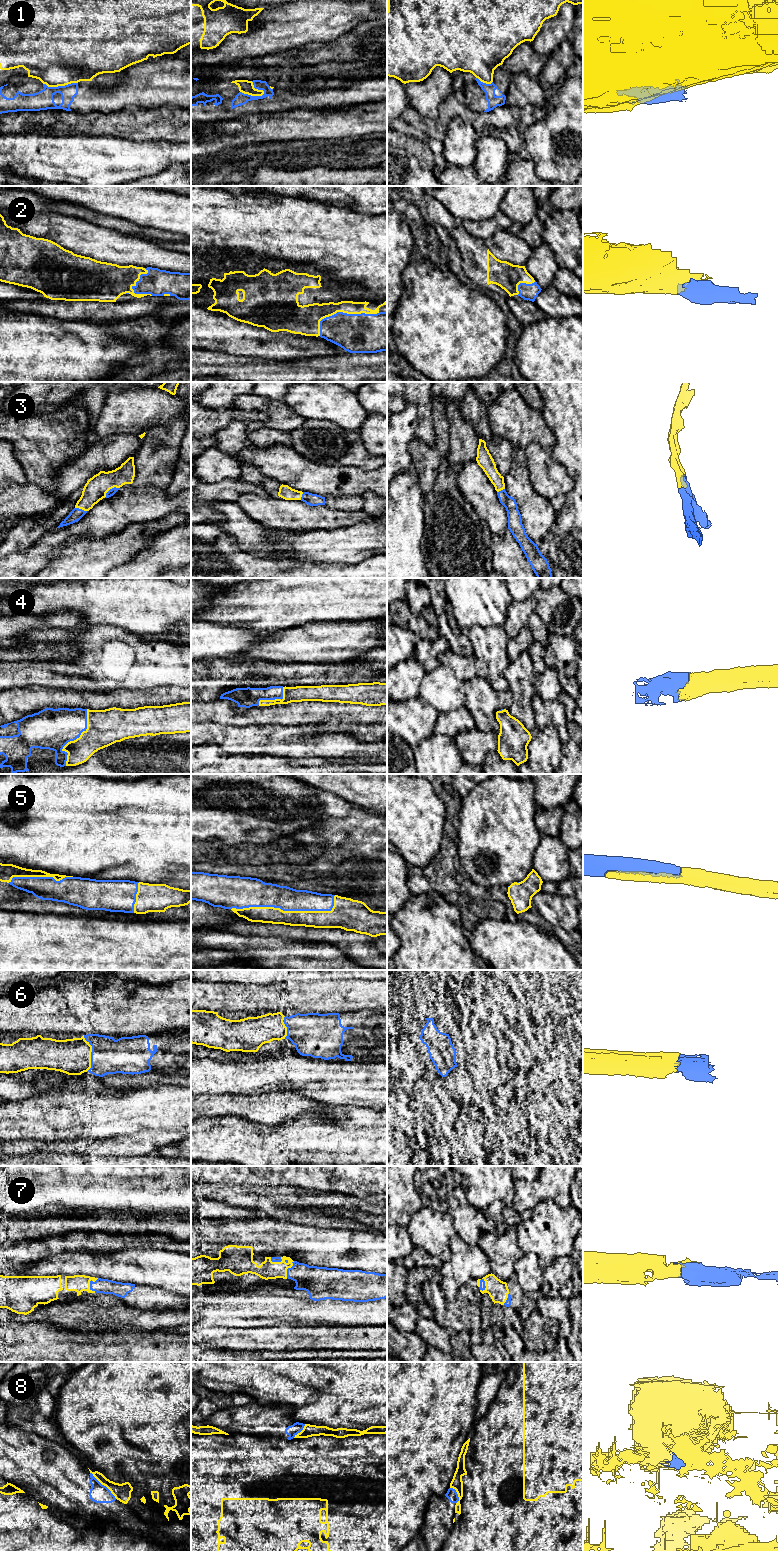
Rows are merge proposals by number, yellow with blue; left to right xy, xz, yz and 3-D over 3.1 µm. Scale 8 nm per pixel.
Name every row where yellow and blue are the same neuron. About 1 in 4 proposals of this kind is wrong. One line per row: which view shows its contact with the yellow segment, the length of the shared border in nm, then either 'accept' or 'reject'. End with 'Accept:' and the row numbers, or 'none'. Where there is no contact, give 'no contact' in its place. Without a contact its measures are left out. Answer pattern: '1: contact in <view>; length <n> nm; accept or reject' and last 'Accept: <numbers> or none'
1: contact in xz; length 200 nm; reject
2: contact in xz; length 500 nm; accept
3: contact in xy; length 150 nm; accept
4: contact in xy; length 480 nm; accept
5: contact in xz; length 850 nm; accept
6: contact in xy; length 300 nm; accept
7: contact in xy; length 120 nm; accept
8: contact in xy; length 300 nm; reject
Accept: 2, 3, 4, 5, 6, 7

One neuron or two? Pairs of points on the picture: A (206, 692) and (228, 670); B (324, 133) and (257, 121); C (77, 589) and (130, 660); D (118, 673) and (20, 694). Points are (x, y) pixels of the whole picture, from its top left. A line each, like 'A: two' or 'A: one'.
A: one
B: one
C: two
D: two

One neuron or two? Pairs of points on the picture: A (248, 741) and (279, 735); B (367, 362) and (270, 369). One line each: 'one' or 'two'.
A: one
B: one

